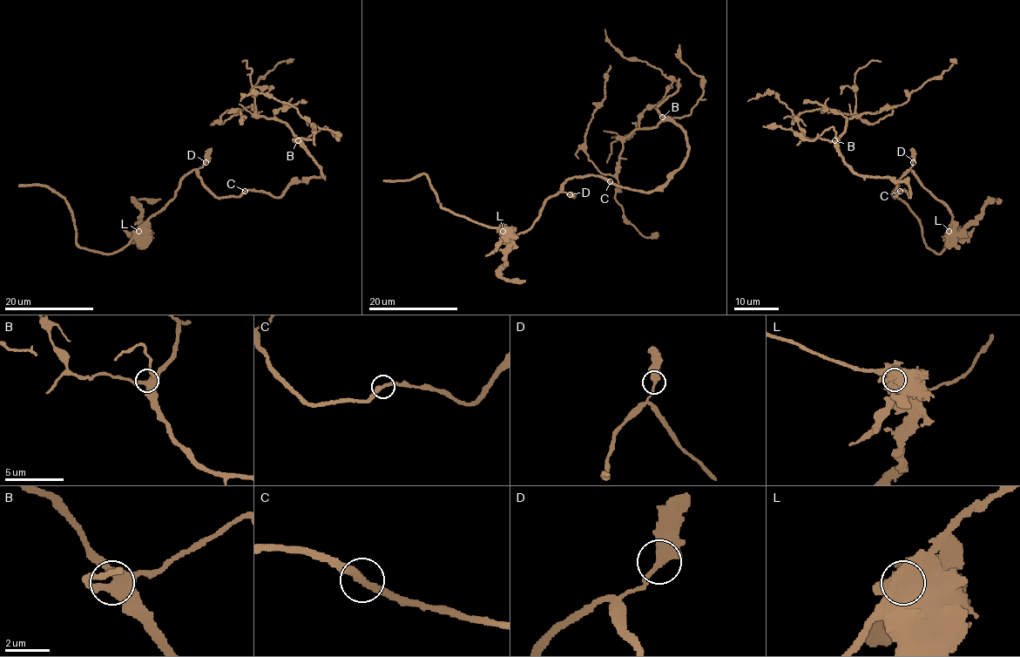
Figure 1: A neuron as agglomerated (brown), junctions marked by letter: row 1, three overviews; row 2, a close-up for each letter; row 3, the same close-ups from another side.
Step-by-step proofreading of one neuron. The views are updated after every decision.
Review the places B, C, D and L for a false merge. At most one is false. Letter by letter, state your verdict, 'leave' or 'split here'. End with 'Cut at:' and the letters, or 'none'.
B: leave
C: leave
D: leave
L: split here
Cut at: L

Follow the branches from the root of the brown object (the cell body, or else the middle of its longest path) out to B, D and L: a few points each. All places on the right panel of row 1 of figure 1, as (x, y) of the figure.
B: (906, 193), (908, 197), (910, 188), (904, 181), (858, 175), (845, 161), (834, 140)
D: (906, 193), (901, 191), (894, 197), (896, 185), (913, 161)
L: (906, 193), (901, 191), (894, 197), (896, 185), (909, 169), (949, 208), (952, 214), (952, 226), (949, 231)

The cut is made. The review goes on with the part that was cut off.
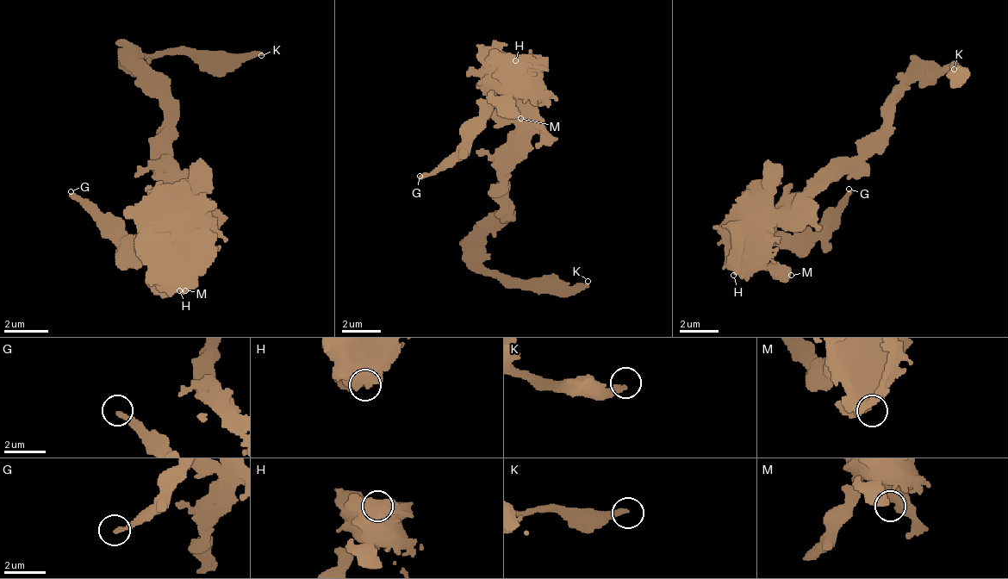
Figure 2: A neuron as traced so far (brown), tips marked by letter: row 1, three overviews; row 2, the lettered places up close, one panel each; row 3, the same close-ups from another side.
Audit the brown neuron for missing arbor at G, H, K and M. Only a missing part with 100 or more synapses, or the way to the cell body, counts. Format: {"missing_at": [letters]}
{"missing_at": ["K"]}

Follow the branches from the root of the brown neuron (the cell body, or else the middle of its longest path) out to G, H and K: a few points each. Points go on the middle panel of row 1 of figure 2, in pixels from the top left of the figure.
G: (506, 185), (506, 133), (501, 127), (501, 103), (492, 108), (487, 118), (448, 157), (420, 176)
H: (506, 185), (506, 161), (525, 142), (525, 99), (535, 90), (530, 75), (515, 60)
K: (506, 185), (506, 219), (492, 233), (482, 262), (515, 286), (582, 286), (588, 281)

